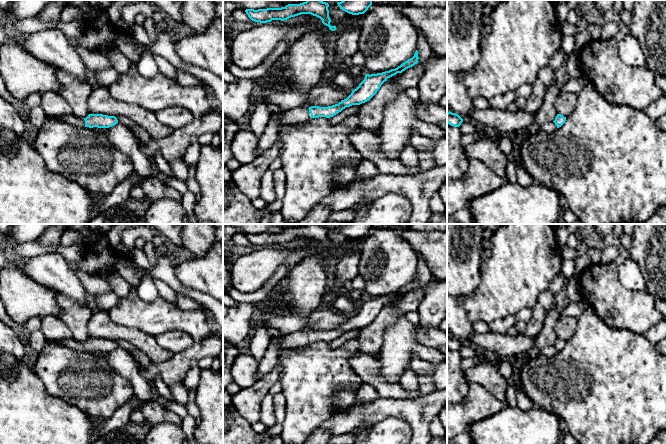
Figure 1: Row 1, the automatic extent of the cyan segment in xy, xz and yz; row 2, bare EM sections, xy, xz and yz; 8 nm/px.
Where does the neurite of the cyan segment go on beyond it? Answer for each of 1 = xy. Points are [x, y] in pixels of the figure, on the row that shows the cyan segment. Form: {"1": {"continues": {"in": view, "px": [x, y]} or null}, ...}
{"1": {"continues": {"in": "xy", "px": [70, 119]}}}

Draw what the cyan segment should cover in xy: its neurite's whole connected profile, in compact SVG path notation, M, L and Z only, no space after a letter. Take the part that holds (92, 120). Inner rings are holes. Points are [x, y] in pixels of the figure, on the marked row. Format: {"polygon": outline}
{"polygon": "M73 114L52 115L51 117L57 119L58 121L62 121L76 127L109 128L118 123L118 120L115 116L108 116L103 114L89 114L84 119L77 118Z"}

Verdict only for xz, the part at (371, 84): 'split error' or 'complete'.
split error

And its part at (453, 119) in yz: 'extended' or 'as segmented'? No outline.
as segmented

